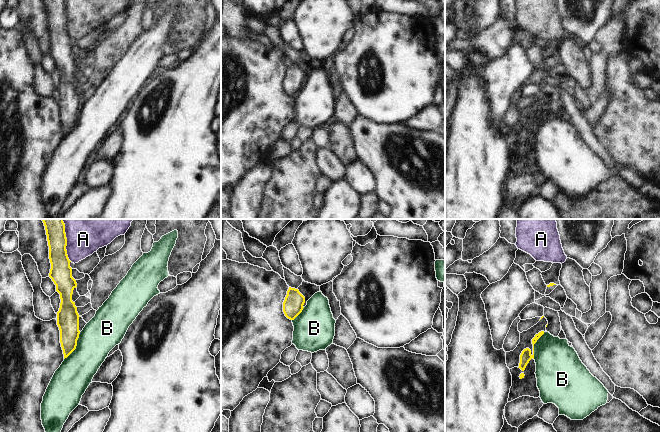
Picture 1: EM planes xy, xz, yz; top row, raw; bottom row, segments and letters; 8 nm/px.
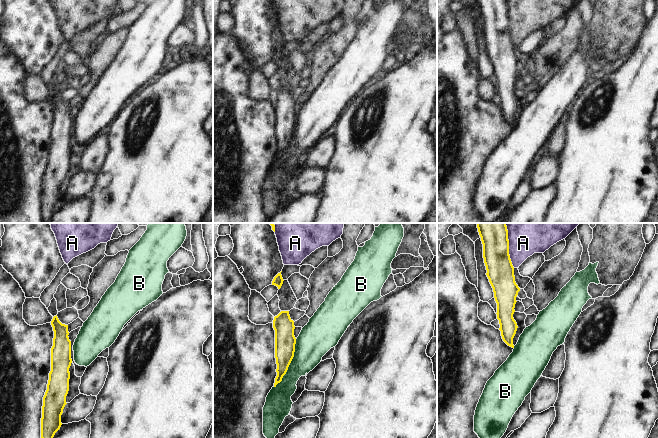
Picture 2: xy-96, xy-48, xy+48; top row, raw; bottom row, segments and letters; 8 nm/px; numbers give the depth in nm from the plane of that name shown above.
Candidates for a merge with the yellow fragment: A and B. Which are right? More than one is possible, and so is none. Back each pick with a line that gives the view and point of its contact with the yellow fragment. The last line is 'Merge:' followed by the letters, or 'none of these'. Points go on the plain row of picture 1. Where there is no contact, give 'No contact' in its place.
Merge: none of these.

